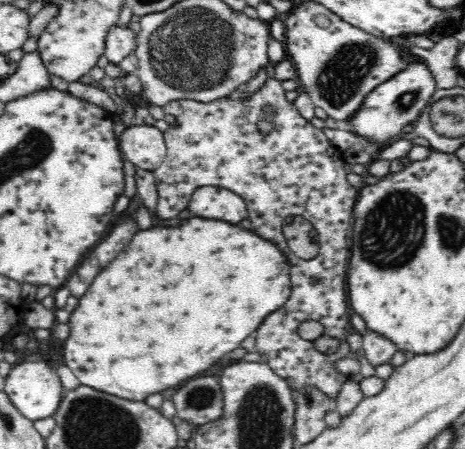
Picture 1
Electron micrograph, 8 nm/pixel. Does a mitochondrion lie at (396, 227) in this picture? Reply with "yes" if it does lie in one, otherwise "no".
yes

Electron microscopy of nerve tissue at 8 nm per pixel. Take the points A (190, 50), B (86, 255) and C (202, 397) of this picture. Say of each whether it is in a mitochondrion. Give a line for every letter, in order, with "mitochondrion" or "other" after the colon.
A: mitochondrion
B: other
C: mitochondrion

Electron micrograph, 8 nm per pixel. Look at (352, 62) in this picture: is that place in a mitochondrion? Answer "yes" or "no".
yes

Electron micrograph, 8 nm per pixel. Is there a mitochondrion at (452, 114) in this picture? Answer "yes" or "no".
yes

